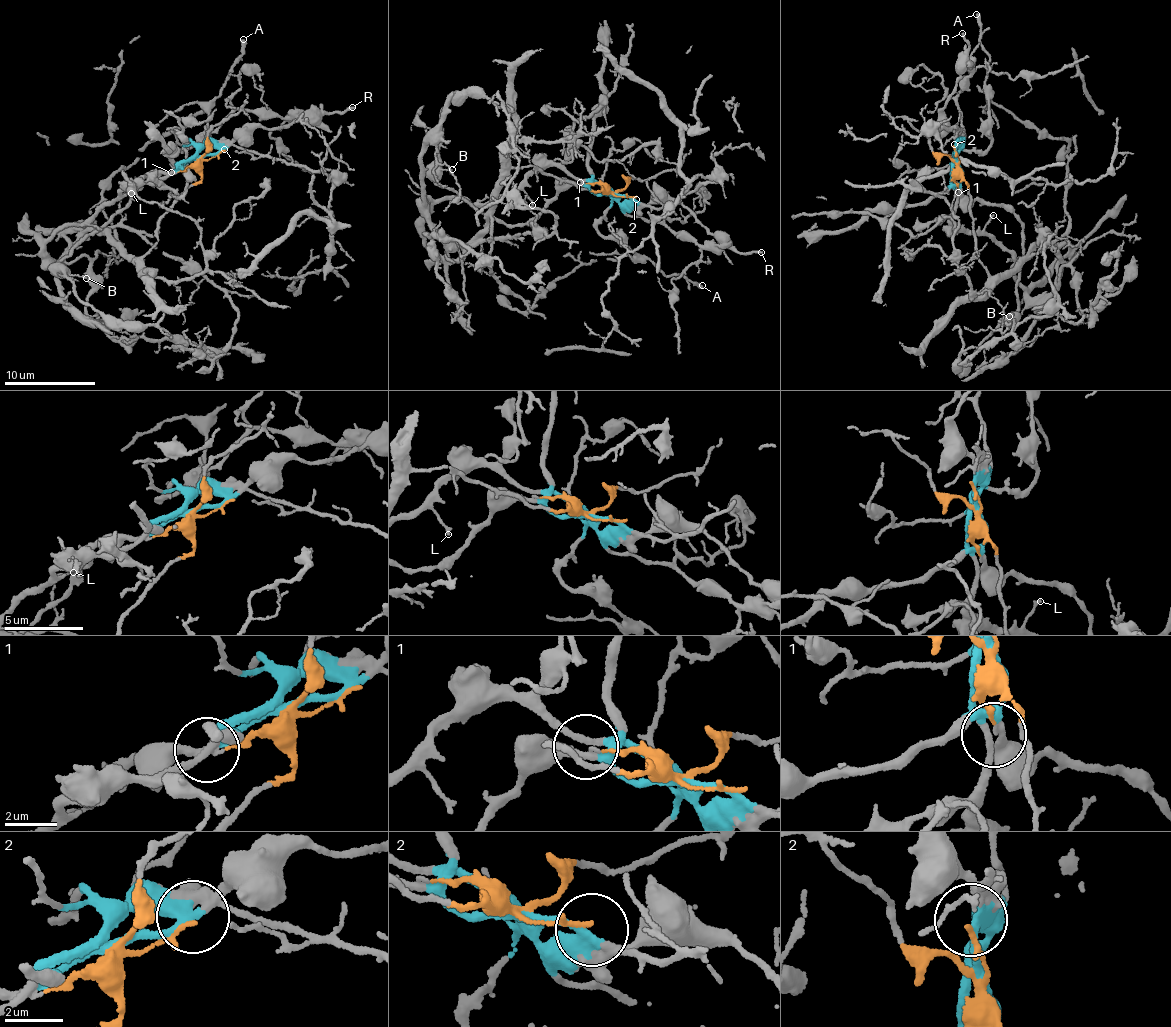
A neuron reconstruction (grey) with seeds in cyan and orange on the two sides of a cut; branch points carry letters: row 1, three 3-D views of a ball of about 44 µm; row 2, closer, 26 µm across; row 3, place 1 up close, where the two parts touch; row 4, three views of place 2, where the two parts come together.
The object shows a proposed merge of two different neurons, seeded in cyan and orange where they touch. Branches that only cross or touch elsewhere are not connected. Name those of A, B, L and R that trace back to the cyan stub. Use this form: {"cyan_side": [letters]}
{"cyan_side": ["A", "B", "L", "R"]}

